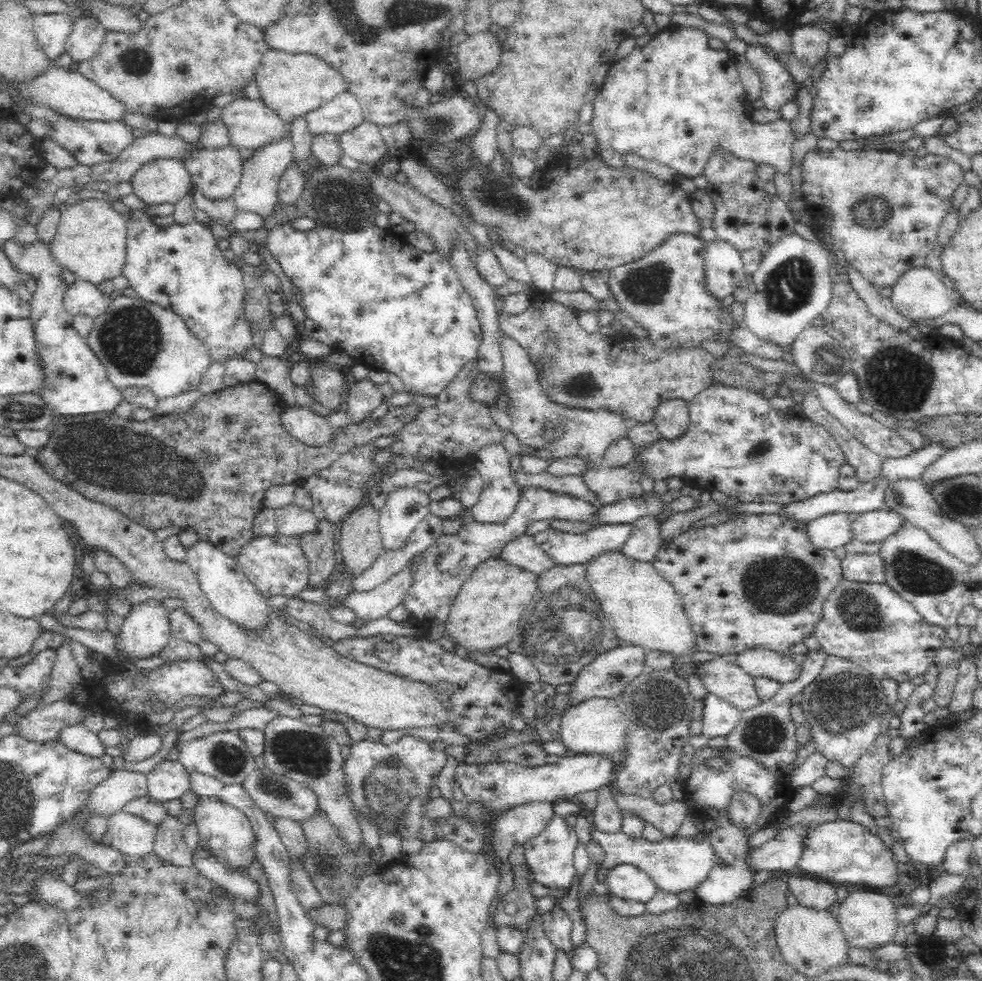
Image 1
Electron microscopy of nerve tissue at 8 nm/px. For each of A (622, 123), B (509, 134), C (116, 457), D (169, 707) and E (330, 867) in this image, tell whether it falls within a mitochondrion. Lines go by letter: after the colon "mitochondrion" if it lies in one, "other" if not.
A: mitochondrion
B: other
C: mitochondrion
D: other
E: mitochondrion

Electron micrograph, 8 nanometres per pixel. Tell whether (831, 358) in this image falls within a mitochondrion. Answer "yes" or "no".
yes

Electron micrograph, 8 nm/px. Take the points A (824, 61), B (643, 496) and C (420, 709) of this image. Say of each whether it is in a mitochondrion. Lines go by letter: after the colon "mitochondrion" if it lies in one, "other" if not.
A: other
B: other
C: other

